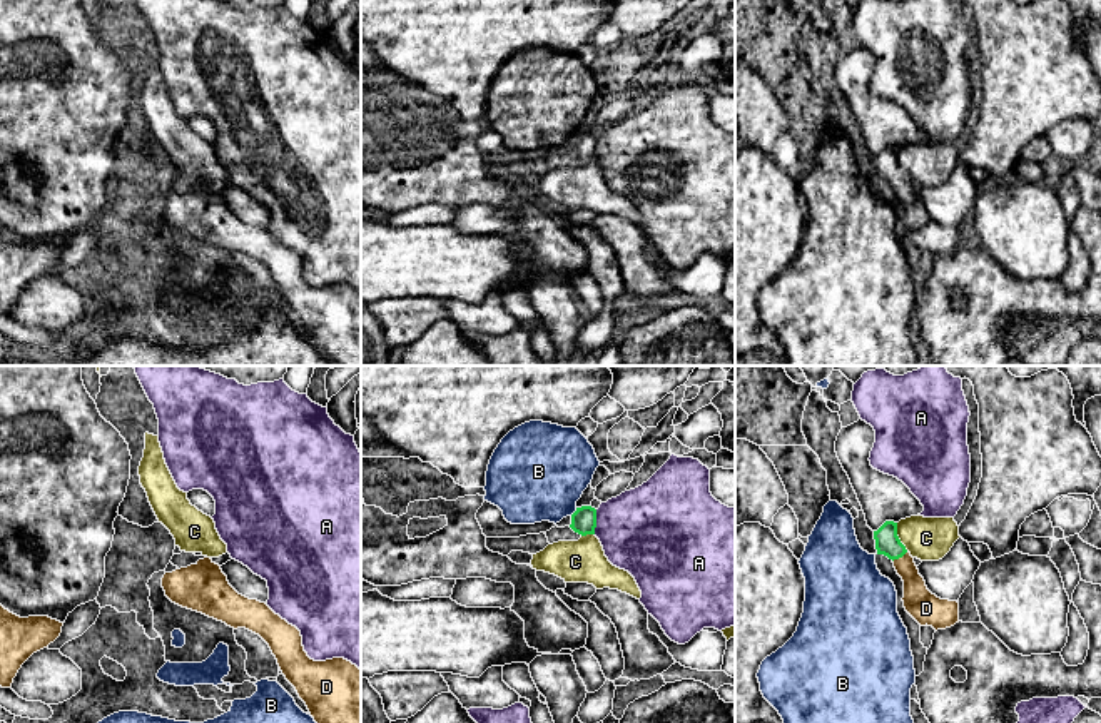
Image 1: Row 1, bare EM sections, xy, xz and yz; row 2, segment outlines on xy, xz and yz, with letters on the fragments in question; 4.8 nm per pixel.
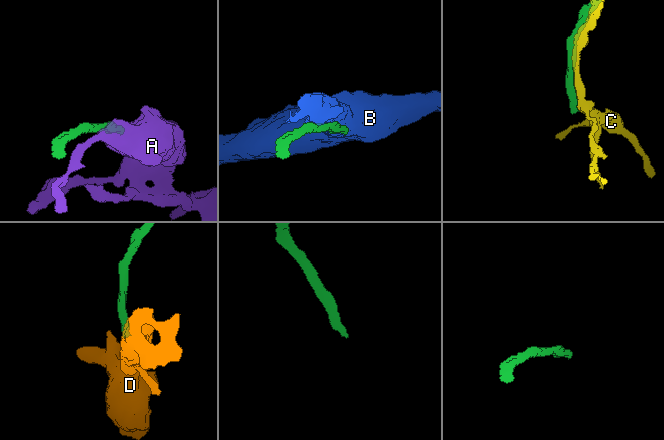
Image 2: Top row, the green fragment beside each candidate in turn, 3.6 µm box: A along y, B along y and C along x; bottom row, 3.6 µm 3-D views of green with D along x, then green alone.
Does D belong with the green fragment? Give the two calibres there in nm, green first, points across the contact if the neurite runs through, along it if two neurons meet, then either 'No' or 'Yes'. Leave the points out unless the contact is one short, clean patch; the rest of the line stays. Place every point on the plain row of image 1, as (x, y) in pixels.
Thickness 120 nm (green) against 150 nm. Path across: yz (887, 169), (899, 182), (914, 209), (919, 227). Yes

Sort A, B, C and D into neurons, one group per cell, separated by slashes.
A / B / C / D

